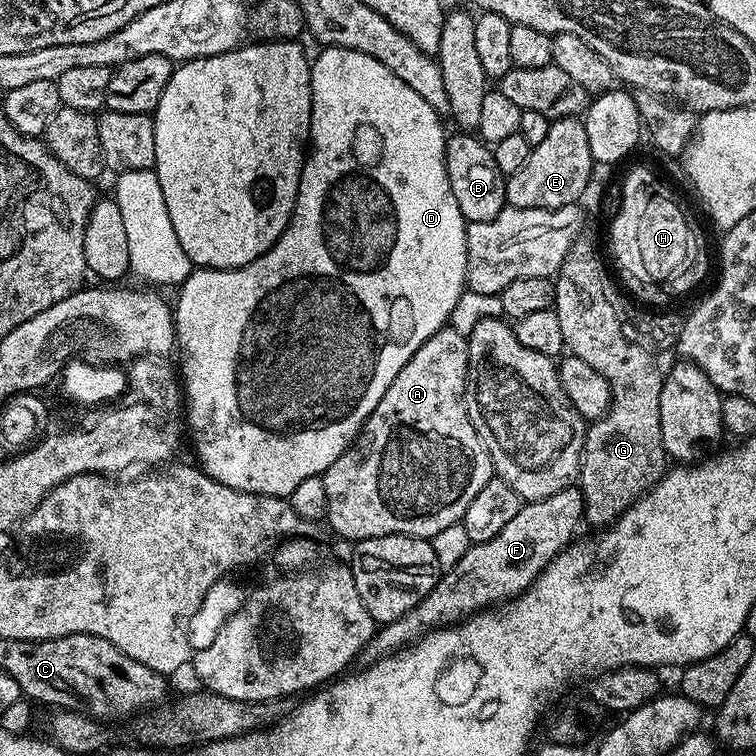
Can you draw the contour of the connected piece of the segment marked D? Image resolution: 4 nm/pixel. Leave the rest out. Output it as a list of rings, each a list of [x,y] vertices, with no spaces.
[[[324,46],[319,50],[321,52],[317,56],[314,56],[314,59],[311,61],[312,117],[310,118],[310,147],[306,152],[304,170],[300,178],[298,194],[296,195],[296,205],[292,211],[291,218],[288,220],[286,230],[274,242],[274,246],[270,250],[266,250],[266,254],[262,254],[257,260],[250,262],[246,266],[242,266],[241,268],[197,267],[184,279],[184,283],[179,285],[178,292],[180,292],[180,297],[177,298],[176,304],[174,300],[176,343],[178,345],[178,353],[180,352],[178,372],[182,377],[182,392],[186,397],[186,428],[187,431],[188,428],[192,431],[192,440],[196,443],[195,463],[210,478],[222,482],[222,486],[230,486],[234,490],[253,492],[254,494],[262,494],[263,496],[291,497],[292,491],[301,482],[306,482],[306,478],[323,476],[324,471],[330,465],[338,462],[340,455],[352,445],[353,440],[360,433],[360,427],[368,421],[368,416],[374,410],[374,406],[382,400],[382,394],[386,394],[386,390],[390,390],[390,382],[394,382],[398,370],[402,370],[402,366],[406,366],[406,362],[410,362],[410,358],[418,350],[418,346],[422,346],[422,342],[429,340],[438,329],[445,327],[451,321],[448,319],[451,318],[452,311],[459,306],[460,295],[466,292],[468,282],[468,254],[466,252],[468,224],[465,221],[462,210],[458,210],[458,202],[454,198],[454,190],[450,190],[450,178],[446,174],[446,158],[444,157],[446,131],[444,132],[443,126],[440,125],[440,120],[442,120],[441,113],[435,112],[430,106],[430,102],[426,102],[426,98],[421,98],[415,90],[410,90],[410,86],[406,86],[406,82],[402,82],[402,78],[398,78],[398,74],[394,74],[394,70],[382,66],[382,62],[378,62],[378,58],[374,58],[370,54],[362,54],[358,50],[350,50],[349,48]]]

